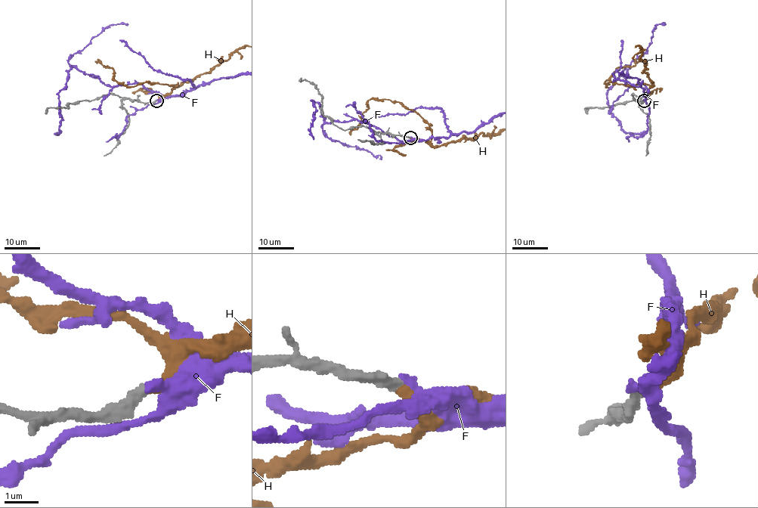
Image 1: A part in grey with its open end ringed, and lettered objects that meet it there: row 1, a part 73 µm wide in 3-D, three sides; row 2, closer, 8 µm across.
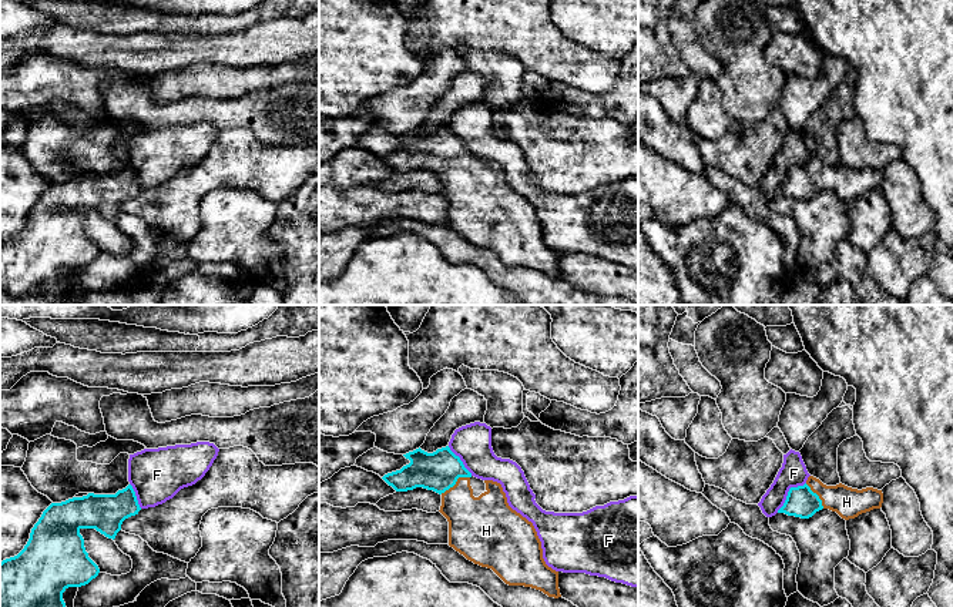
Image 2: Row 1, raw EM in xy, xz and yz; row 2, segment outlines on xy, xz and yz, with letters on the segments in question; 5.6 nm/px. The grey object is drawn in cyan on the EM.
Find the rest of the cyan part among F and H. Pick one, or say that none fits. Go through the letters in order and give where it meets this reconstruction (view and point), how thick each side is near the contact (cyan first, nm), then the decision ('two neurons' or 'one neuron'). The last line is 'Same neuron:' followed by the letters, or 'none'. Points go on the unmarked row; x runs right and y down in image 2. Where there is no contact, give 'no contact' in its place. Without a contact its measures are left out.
F: contact yz (788, 174); calibres 180 and 150 nm; two neurons
H: contact xz (455, 164); calibres 220 and 280 nm; one neuron
Same neuron: H

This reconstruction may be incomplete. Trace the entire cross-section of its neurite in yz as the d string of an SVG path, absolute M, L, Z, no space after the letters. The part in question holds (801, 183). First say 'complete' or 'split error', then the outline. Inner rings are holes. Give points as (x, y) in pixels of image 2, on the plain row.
split error; M809 157L803 167L789 170L778 194L809 199L816 192L829 190L842 199L849 201L873 190L880 190L882 184L882 171L873 168L858 171L842 164L826 167L819 160Z

